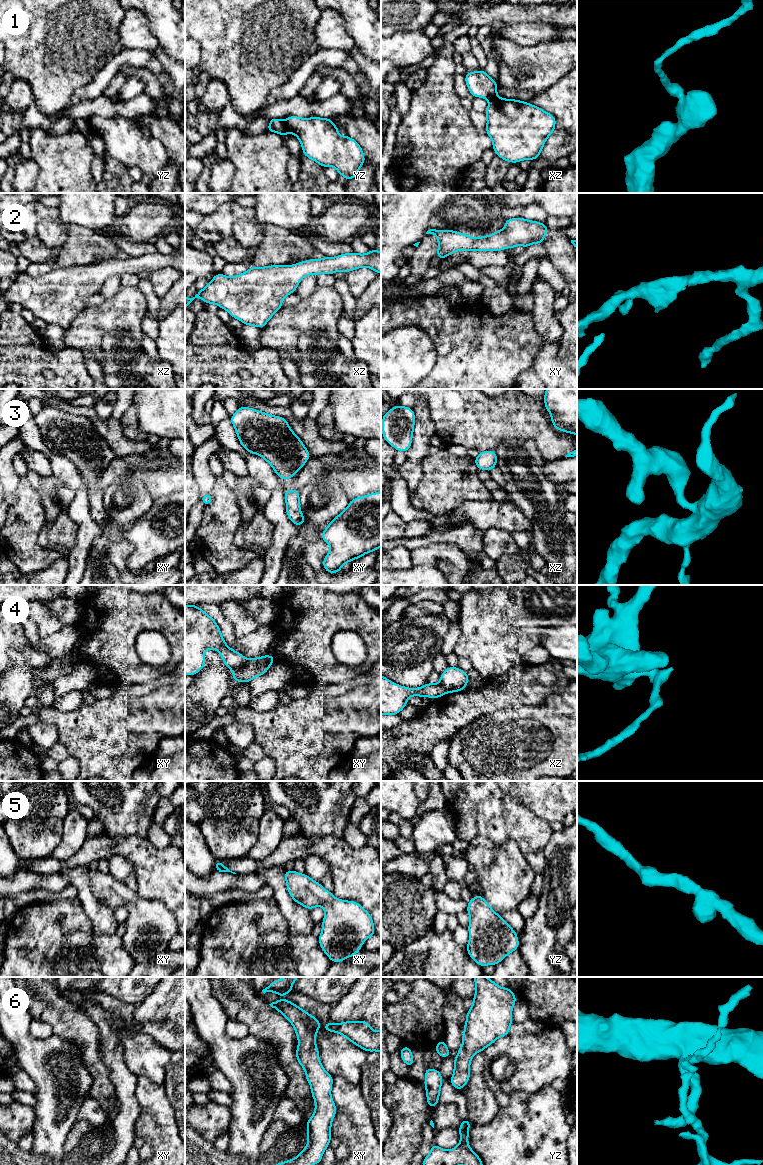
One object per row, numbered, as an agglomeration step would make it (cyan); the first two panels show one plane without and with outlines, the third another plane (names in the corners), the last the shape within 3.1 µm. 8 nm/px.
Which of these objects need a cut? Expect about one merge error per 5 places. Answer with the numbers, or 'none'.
1, 4

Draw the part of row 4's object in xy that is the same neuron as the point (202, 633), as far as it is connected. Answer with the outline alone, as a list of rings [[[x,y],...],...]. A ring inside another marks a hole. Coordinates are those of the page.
[[[185,605],[185,675],[196,675],[207,664],[204,653],[208,649],[217,649],[223,663],[231,670],[239,670],[248,660],[241,653],[231,649],[222,637],[215,620],[195,605]]]

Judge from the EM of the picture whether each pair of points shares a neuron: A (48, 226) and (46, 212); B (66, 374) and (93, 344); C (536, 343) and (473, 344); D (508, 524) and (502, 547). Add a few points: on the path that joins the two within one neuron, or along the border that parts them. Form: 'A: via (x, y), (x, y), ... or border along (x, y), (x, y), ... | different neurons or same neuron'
A: border along (58, 219), (41, 219), (36, 227), (36, 236) | different neurons
B: border along (67, 347), (77, 349), (83, 356) | different neurons
C: via (520, 343), (489, 344) | same neuron
D: border along (483, 531), (489, 528), (498, 528), (510, 534) | different neurons

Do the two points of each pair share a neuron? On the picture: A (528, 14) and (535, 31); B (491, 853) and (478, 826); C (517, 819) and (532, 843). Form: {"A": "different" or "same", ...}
{"A": "different", "B": "different", "C": "same"}

